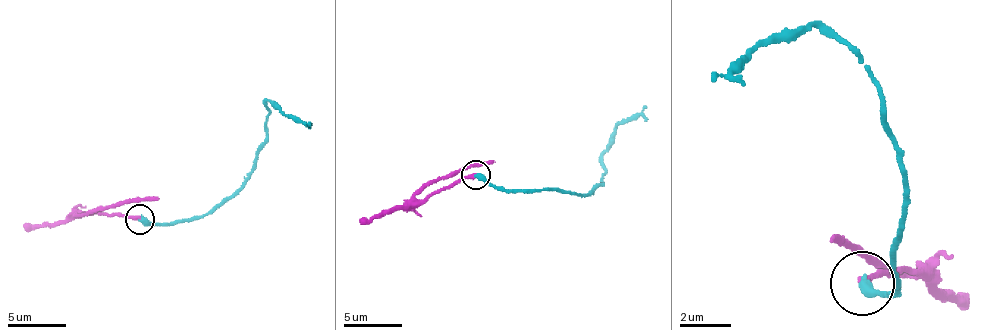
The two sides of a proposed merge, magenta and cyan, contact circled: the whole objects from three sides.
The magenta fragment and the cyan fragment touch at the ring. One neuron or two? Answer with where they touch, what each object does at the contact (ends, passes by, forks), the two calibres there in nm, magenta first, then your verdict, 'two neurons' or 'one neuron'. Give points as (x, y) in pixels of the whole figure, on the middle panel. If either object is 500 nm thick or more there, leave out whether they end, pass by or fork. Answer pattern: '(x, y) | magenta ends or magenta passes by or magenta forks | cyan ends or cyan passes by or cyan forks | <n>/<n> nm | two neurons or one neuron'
(476, 175) | magenta ends | cyan ends | 240/400 nm | two neurons

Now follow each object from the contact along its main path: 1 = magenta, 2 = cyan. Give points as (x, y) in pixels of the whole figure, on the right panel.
1: (860, 281), (918, 269), (912, 275), (892, 275), (867, 249), (828, 243)
2: (860, 281), (892, 294), (892, 269), (905, 205), (880, 83), (835, 38), (796, 25), (752, 57), (713, 70)

